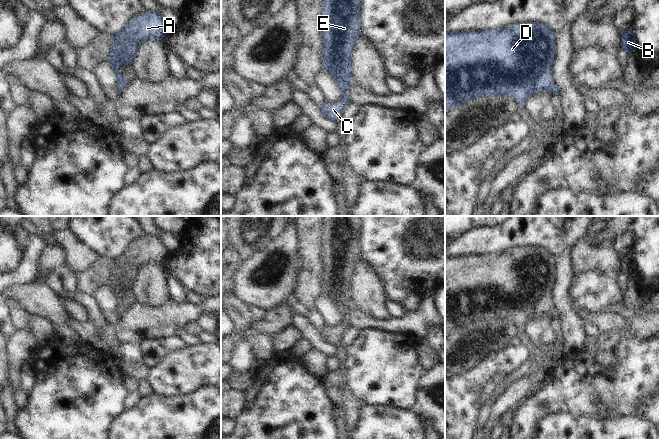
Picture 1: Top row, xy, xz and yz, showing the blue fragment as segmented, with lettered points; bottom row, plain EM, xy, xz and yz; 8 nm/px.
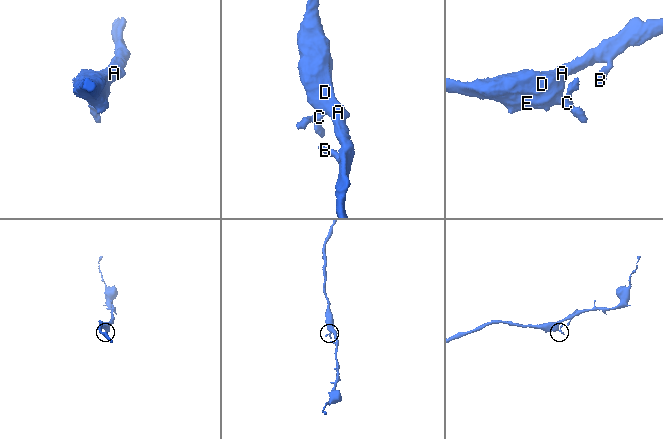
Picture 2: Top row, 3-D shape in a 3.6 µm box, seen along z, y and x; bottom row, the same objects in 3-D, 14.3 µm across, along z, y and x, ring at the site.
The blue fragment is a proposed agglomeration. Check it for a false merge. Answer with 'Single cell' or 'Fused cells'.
Single cell

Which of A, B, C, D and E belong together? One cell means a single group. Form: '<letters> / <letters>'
A B C D E

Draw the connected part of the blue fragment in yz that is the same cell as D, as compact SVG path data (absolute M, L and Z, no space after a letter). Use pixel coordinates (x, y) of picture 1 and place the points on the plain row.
M541 246L511 248L495 254L445 256L445 330L450 333L473 322L510 319L524 328L536 316L559 318L552 289L556 256Z

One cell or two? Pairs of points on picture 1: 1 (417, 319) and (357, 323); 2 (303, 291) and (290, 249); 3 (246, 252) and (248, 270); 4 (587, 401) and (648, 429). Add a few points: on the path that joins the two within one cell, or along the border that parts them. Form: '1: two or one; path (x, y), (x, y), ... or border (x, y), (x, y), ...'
1: one; path (402, 324), (372, 323)
2: two; border (298, 249), (299, 273), (293, 296)
3: two; border (266, 245), (242, 262)
4: two; border (637, 415), (597, 417)

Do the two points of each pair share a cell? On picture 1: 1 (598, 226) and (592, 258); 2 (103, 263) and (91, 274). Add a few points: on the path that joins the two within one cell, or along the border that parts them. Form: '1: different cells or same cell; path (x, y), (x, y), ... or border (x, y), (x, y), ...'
1: same cell; path (590, 232), (586, 236), (586, 250)
2: same cell; path (100, 266), (94, 272)

